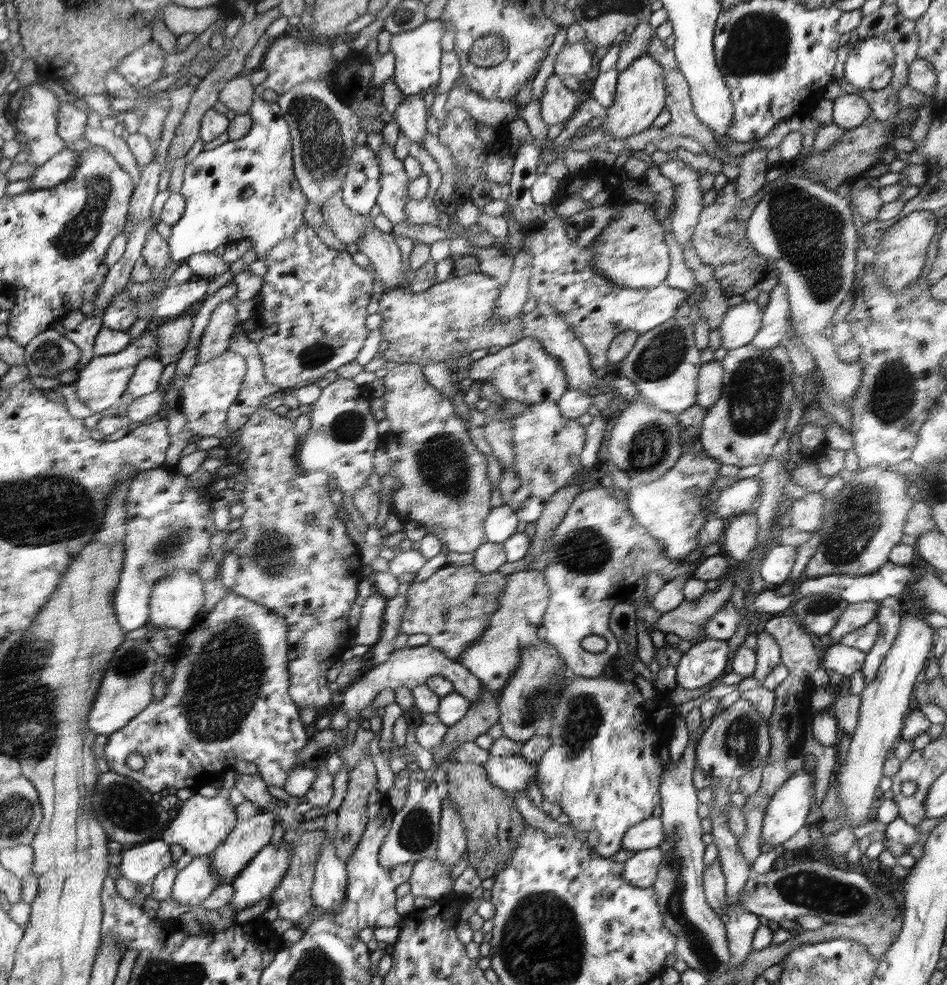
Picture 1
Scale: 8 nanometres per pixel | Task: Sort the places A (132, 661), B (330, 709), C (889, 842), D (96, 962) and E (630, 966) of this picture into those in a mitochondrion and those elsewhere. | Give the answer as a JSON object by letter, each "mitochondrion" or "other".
{"A":"mitochondrion","B":"other","C":"other","D":"other","E":"other"}

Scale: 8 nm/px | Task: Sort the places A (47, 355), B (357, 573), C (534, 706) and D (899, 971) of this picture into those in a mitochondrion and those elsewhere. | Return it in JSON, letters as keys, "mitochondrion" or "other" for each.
{"A":"mitochondrion","B":"other","C":"mitochondrion","D":"other"}

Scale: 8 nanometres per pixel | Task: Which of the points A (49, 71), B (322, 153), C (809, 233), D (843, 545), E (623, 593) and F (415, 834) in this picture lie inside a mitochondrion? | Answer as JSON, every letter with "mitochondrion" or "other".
{"A":"other","B":"mitochondrion","C":"mitochondrion","D":"mitochondrion","E":"other","F":"mitochondrion"}

